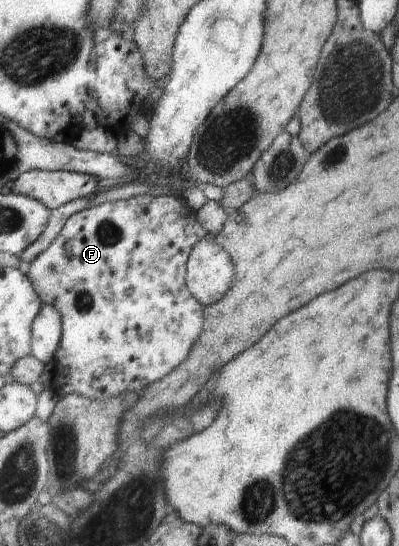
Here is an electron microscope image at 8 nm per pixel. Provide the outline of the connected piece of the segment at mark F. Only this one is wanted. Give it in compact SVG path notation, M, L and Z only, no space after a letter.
M179 194L158 197L136 196L126 201L111 201L101 205L89 206L67 219L60 235L40 255L37 255L25 271L33 290L39 295L43 304L51 305L62 318L62 337L56 352L55 371L50 387L61 399L65 395L77 394L85 398L101 398L119 396L123 391L141 391L145 385L163 379L169 371L173 371L181 361L187 359L191 345L197 341L203 327L203 307L195 301L186 287L186 262L193 247L205 238L208 232L198 221L197 212L188 206L187 199Z

